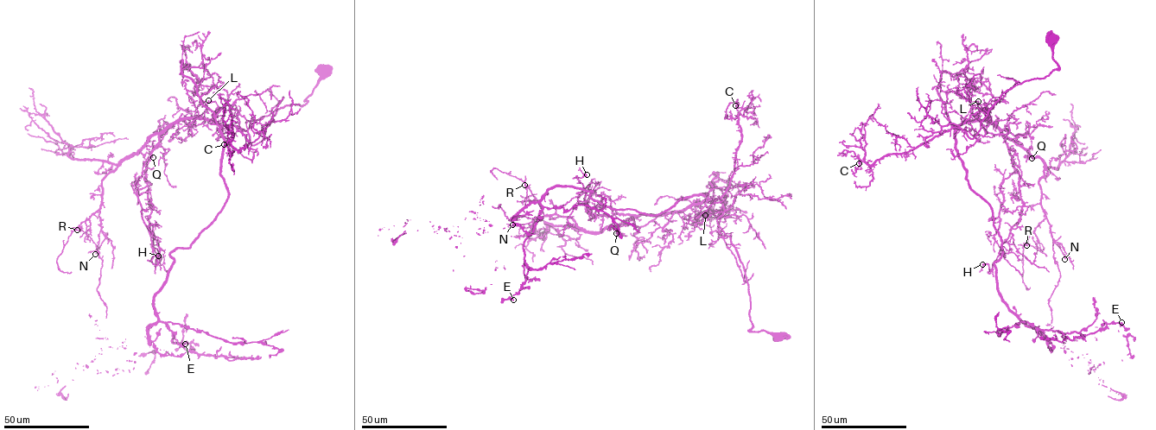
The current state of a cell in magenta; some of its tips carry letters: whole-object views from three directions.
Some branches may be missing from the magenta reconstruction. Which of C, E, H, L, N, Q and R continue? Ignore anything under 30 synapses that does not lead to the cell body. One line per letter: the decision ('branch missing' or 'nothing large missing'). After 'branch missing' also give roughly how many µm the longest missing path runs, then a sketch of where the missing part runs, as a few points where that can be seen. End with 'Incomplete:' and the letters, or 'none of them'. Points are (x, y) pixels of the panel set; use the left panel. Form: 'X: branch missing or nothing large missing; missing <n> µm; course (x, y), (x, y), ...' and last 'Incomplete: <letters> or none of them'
C: nothing large missing
E: nothing large missing
H: nothing large missing
L: branch missing; missing 35 µm; course (208, 100), (221, 89), (225, 72)
N: nothing large missing
Q: nothing large missing
R: nothing large missing
Incomplete: L

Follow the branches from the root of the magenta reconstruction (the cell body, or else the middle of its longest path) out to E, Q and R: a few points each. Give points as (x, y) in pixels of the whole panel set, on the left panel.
E: (322, 71), (255, 144), (221, 126), (226, 199), (170, 252), (155, 298), (172, 342), (194, 351), (185, 344)
Q: (322, 71), (305, 104), (279, 108), (255, 144), (242, 129), (191, 118), (151, 134), (143, 146), (153, 157)
R: (322, 71), (255, 144), (195, 118), (151, 134), (77, 230)

